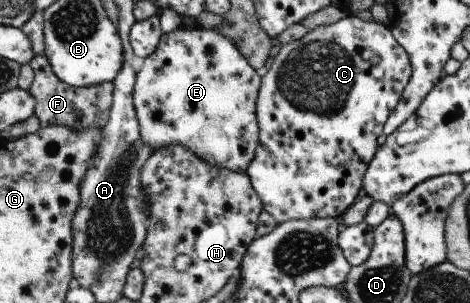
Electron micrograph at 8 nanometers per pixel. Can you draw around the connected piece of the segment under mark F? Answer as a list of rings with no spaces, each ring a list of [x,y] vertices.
[[[35,55],[29,64],[35,74],[28,91],[35,99],[35,114],[42,128],[64,126],[71,130],[82,130],[94,126],[102,129],[107,124],[113,100],[112,82],[75,88],[56,77],[45,55]]]

